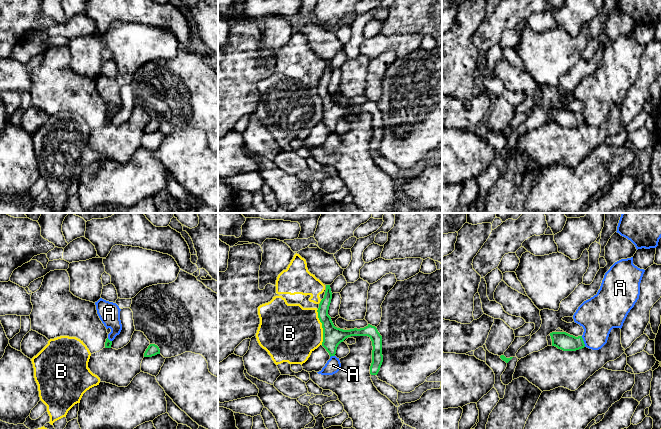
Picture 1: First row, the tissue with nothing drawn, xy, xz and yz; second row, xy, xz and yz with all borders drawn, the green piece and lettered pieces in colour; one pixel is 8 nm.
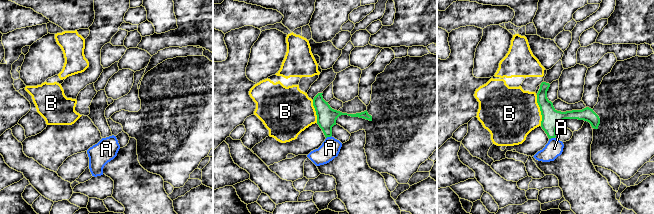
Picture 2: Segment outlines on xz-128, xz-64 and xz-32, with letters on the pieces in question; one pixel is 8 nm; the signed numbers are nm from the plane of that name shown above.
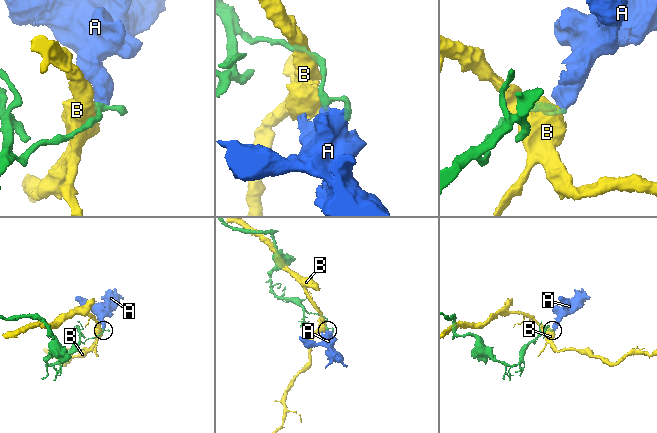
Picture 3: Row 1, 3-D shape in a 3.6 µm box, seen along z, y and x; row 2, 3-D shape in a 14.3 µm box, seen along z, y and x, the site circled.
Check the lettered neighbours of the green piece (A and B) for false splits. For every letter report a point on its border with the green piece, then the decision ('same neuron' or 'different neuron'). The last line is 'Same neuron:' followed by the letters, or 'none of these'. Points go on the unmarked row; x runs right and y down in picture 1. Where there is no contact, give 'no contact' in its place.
A: contact yz (583, 117); different neuron
B: contact xz (322, 103); different neuron
Same neuron: none of these

